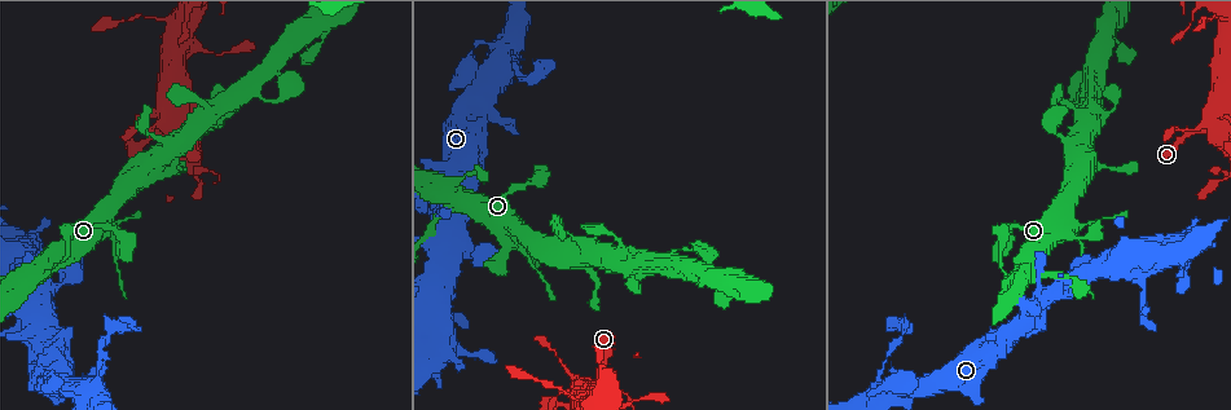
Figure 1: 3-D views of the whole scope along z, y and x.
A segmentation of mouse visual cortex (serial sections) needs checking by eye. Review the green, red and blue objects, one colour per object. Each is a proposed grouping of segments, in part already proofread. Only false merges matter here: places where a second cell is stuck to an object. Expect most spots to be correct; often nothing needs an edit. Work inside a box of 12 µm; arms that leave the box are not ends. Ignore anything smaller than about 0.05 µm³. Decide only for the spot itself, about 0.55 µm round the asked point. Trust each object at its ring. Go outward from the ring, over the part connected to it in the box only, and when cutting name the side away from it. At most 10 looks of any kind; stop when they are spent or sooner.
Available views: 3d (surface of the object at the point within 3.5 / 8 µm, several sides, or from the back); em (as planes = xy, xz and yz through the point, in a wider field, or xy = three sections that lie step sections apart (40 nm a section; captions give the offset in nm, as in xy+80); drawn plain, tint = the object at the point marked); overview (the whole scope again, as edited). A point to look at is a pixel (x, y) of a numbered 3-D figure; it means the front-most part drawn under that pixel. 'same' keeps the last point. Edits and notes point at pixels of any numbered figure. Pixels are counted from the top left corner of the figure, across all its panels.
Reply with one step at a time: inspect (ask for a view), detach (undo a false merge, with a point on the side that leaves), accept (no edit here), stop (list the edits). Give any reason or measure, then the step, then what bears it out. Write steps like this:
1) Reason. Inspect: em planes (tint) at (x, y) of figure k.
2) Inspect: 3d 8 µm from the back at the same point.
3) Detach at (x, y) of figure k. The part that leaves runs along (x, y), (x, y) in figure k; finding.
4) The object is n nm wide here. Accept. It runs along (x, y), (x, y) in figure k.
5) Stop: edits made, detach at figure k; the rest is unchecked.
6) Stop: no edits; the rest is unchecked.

Narrows sharply. Inspect: 3d 8 µm from the back at (30, 314) of figure 1.

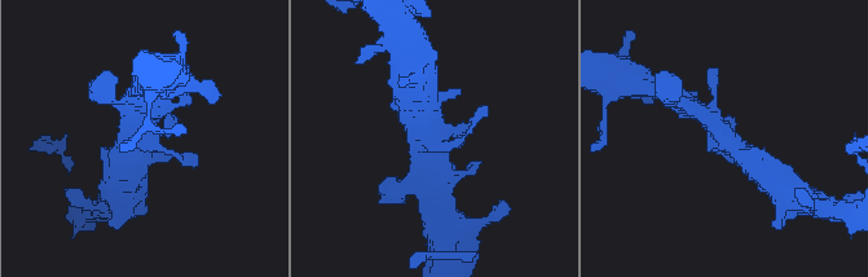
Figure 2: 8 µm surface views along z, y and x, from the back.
Inspect: em planes (tint) at (148, 133) of figure 2.

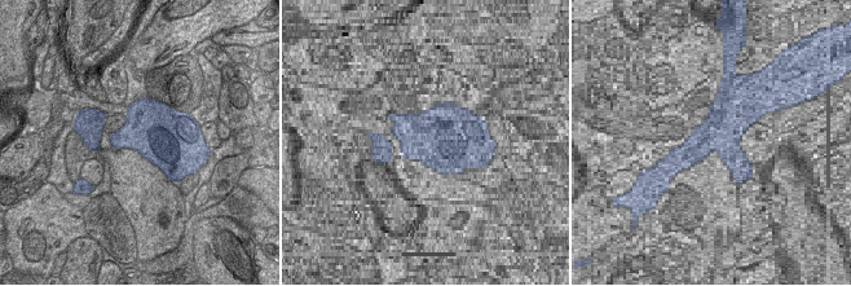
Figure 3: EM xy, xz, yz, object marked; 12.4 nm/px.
The object is 700 nm wide here. Accept. It runs along (745, 157), (705, 114), (692, 109) in figure 2; continuous, no second cell.

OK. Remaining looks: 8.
Thick turns thin. Inspect: 3d 8 µm at (98, 381) of figure 1.

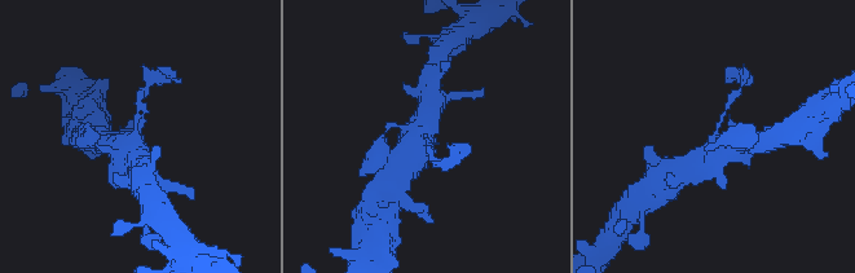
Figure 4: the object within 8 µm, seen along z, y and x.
Zoom in. Inspect: 3d 3.5 µm from the back at (134, 135) of figure 4.

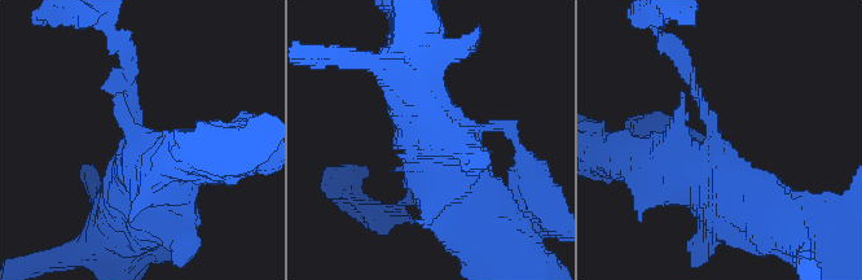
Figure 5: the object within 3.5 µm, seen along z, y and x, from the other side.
Inspect: em xy step 1 (tint) at (716, 145) of figure 5.

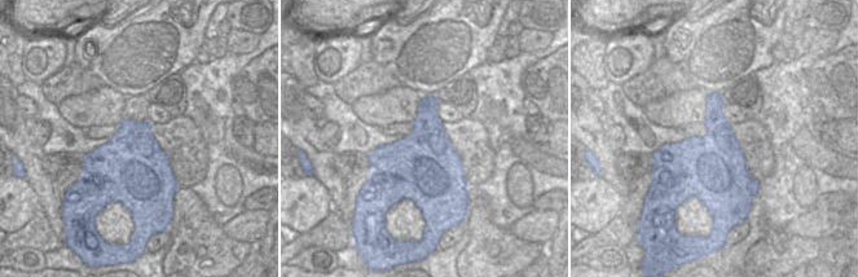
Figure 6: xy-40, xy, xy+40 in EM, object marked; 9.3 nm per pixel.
The object is 650 nm wide here. Accept. It runs along (479, 227), (439, 184), (416, 91) in figure 5; continuous, no second cell.

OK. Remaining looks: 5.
Sharp bend. Inspect: 3d 3.5 µm at (120, 324) of figure 1.

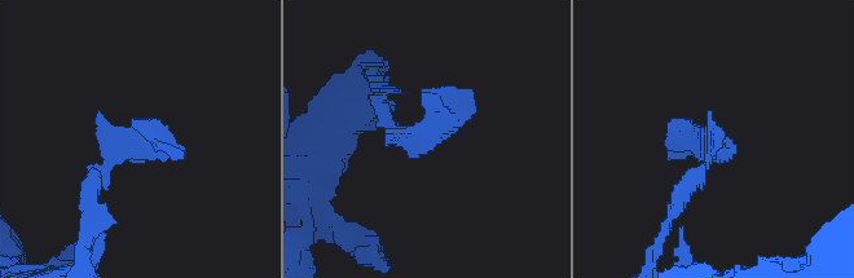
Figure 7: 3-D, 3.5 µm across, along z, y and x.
Shape alone is not enough. Inspect: em xy step 3 (tint) at (422, 136) of figure 7.

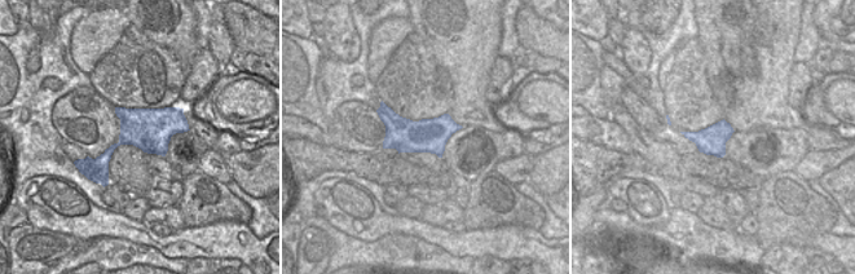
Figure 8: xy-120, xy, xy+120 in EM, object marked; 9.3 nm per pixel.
Accept. It runs along (92, 197), (123, 149), (155, 137), (131, 122) in figure 7; all the same cell.

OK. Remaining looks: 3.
Calibre changes. Inspect: 3d 8 µm at (1217, 116) of figure 1.

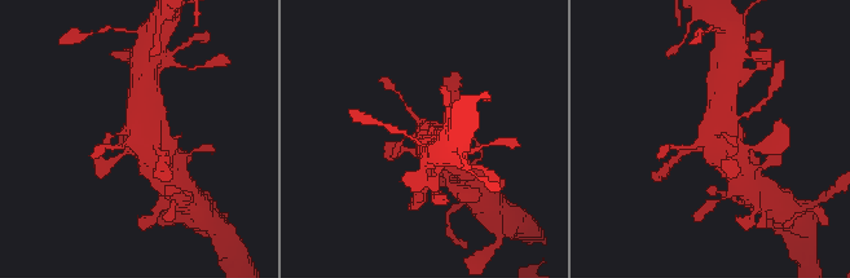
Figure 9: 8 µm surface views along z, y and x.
Inspect: em xy step 2 (tint) at (718, 131) of figure 9.

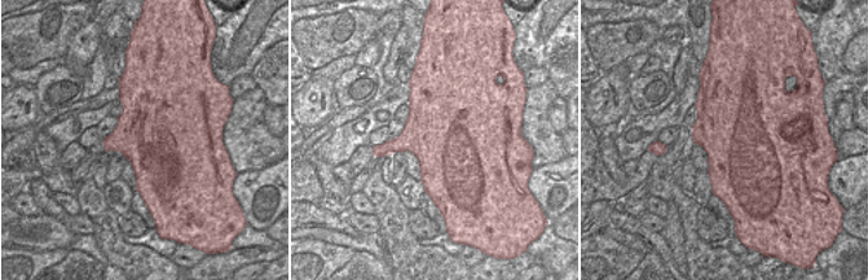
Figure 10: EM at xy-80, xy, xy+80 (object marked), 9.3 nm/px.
Accept. One cell here.

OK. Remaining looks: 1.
Stop: no edits; the rest is unchecked.

